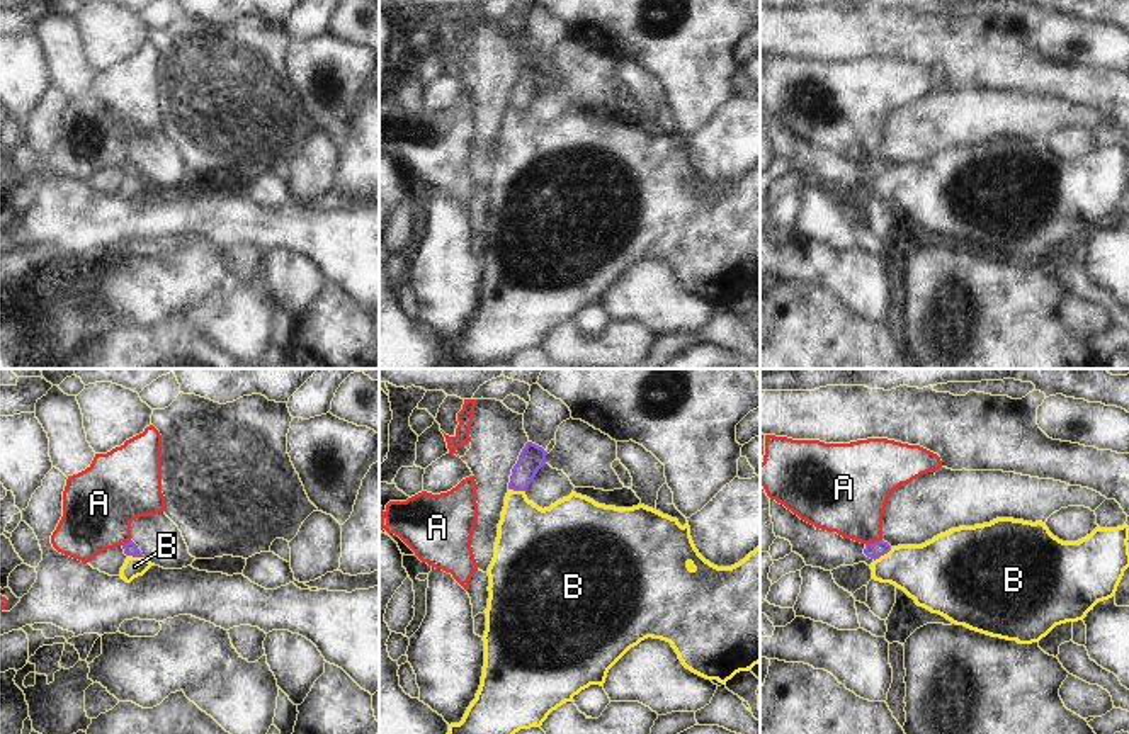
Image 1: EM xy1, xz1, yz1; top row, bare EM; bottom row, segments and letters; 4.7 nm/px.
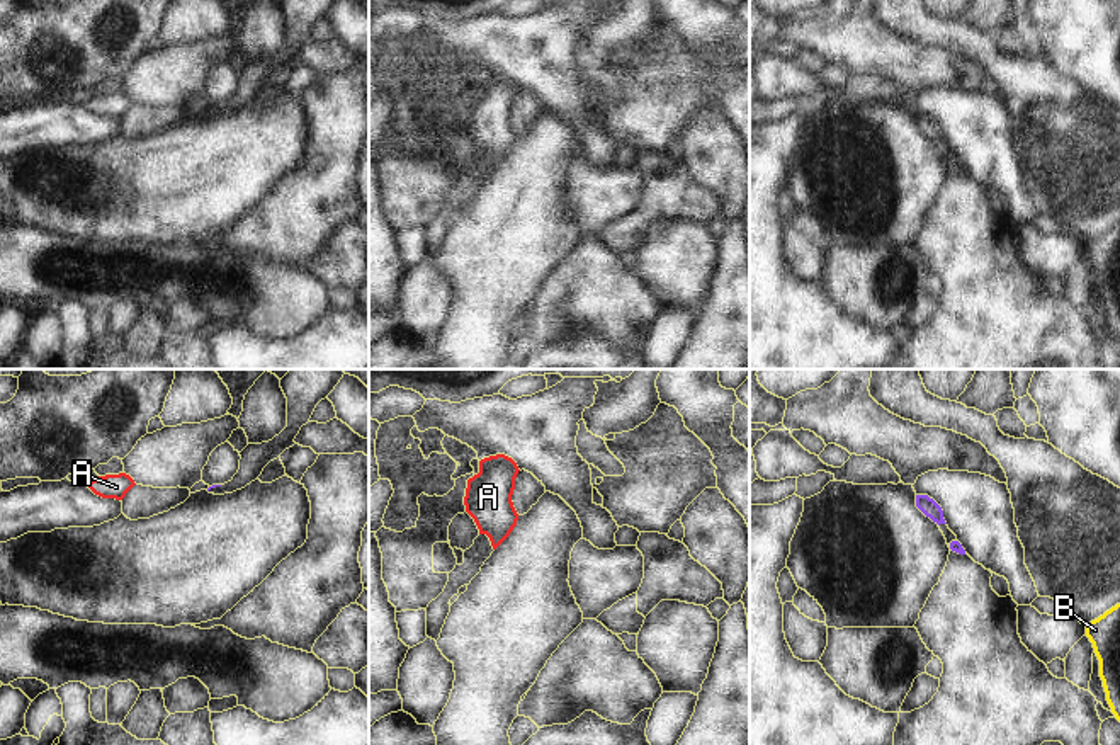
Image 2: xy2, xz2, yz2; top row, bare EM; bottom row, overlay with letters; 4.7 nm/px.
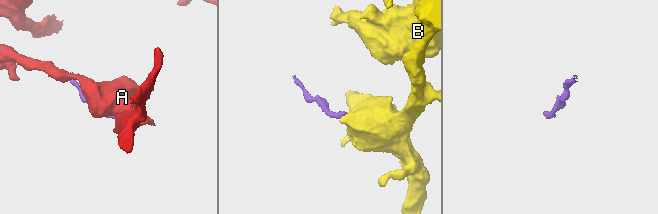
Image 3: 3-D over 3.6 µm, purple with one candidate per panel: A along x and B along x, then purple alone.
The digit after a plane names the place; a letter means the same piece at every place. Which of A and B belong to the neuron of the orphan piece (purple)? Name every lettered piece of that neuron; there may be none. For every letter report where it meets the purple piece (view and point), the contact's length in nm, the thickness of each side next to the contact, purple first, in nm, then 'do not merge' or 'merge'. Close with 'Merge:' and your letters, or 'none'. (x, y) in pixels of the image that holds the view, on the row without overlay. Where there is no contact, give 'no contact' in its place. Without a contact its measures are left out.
A: contact yz1 (874, 162); length 90 nm; calibres 80 and 360 nm; do not merge
B: contact yz1 (883, 174); length 110 nm; calibres 80 and 300 nm; do not merge
Merge: none

